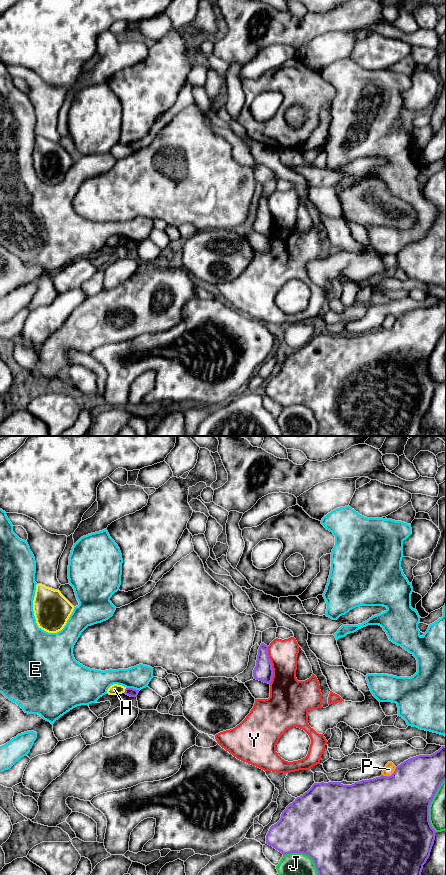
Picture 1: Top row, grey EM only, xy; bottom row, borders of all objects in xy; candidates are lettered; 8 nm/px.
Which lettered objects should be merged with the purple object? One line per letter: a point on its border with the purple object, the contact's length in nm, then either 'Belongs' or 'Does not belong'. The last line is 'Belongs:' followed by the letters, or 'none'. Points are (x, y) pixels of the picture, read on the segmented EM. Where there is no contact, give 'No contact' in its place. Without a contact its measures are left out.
E: Touches purple at xy (132, 688). Shared border 110 nm. Does not belong
H: Touches purple at xy (125, 690). Shared border 50 nm. Does not belong
J: Touches purple at xy (305, 854). Shared border 340 nm. Does not belong
P: Touches purple at xy (391, 775). Shared border 140 nm. Does not belong
Y: Touches purple at xy (271, 665). Shared border 300 nm. Does not belong
Belongs: none

